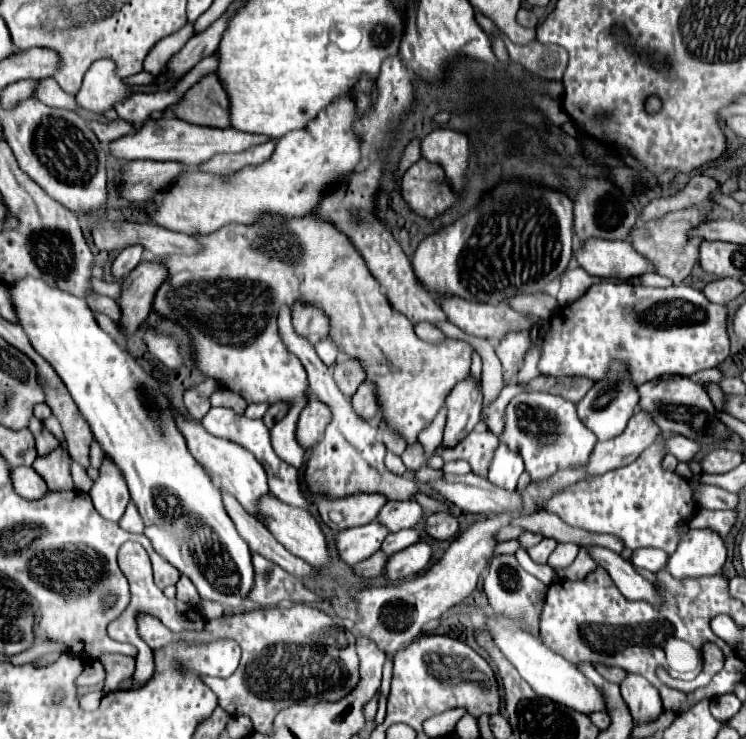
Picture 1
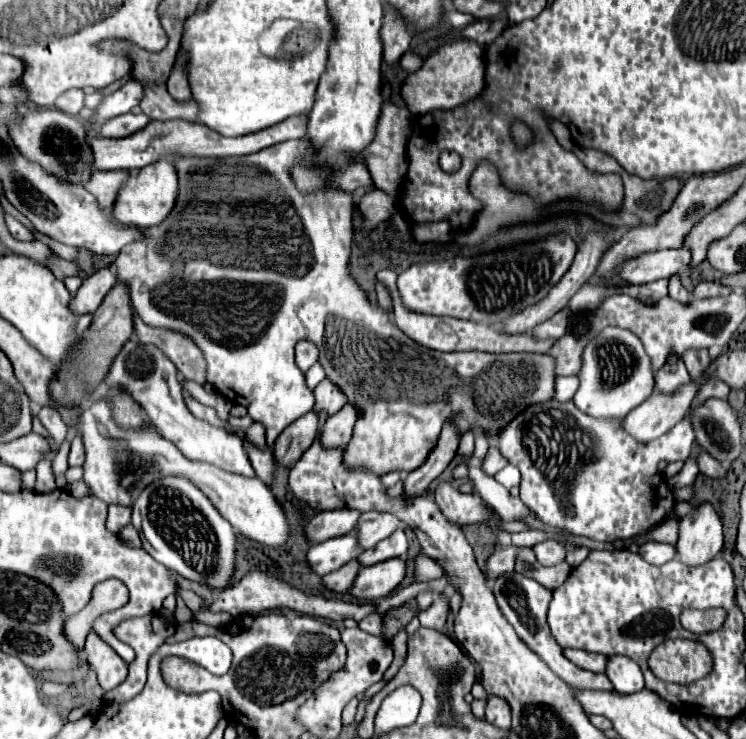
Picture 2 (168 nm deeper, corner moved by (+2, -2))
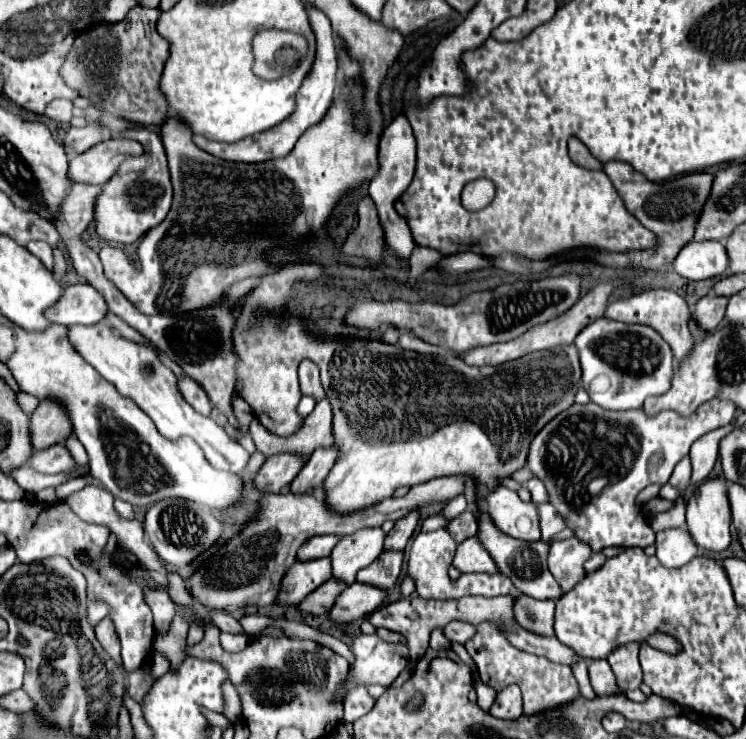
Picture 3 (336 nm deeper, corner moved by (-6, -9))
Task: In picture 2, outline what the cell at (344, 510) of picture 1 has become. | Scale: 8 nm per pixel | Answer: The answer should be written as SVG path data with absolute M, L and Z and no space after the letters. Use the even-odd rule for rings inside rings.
M350 508L318 512L306 526L306 538L310 542L324 542L330 538L344 536L356 528L358 518L360 518L360 512Z

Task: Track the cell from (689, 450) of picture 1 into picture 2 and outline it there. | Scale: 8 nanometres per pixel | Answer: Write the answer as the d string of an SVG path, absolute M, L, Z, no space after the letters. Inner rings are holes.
M700 452L700 454L696 456L696 462L698 462L700 472L704 472L704 474L710 476L710 478L722 478L722 476L726 474L724 466L722 466L716 458L712 458L708 452Z

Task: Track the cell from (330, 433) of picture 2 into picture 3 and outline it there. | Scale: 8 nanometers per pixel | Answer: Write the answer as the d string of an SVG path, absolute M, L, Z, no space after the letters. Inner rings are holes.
M334 447L316 449L308 459L308 463L302 467L302 471L296 475L296 479L290 483L290 491L304 493L304 491L312 491L312 487L322 485L322 481L326 479L326 475L330 473L336 461L336 455L338 453Z

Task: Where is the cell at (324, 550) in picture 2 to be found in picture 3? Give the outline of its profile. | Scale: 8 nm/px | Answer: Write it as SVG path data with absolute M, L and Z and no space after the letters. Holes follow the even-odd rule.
M316 559L300 563L296 561L288 575L284 575L280 583L280 591L276 597L278 605L298 605L308 593L320 587L324 581L330 579L330 559Z

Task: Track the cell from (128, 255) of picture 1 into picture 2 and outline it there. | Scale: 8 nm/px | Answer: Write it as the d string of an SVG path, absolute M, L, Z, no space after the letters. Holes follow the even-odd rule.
M110 268L98 270L96 274L92 274L90 278L86 278L82 282L80 290L72 298L72 310L76 314L94 312L116 282L118 282L118 278L116 278L116 274Z

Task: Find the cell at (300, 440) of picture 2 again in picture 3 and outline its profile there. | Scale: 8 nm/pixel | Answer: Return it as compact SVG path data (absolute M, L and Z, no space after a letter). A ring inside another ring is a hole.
M278 453L264 461L262 469L254 477L254 485L264 493L280 493L304 467L306 459L298 455Z

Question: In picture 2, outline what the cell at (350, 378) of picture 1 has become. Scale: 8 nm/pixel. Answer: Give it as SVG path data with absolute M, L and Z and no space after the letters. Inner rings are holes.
M328 378L322 380L322 382L314 388L314 398L316 398L314 412L326 410L330 416L332 416L334 412L338 412L338 410L346 404L344 392L340 392L340 388L336 388L336 384L332 384Z

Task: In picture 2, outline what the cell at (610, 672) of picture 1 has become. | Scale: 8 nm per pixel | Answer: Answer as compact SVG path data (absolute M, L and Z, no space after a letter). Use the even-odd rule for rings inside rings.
M564 648L564 656L568 656L568 660L572 660L576 666L596 672L596 674L604 674L606 672L606 656L600 654L592 654L592 652L584 652L584 650L572 650L572 648Z

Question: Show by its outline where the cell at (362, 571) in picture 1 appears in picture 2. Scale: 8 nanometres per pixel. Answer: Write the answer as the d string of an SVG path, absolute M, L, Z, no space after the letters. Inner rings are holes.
M352 560L352 562L344 564L340 570L326 574L324 584L326 584L326 588L336 590L336 592L348 592L360 570L362 570L362 564L358 564L358 560Z

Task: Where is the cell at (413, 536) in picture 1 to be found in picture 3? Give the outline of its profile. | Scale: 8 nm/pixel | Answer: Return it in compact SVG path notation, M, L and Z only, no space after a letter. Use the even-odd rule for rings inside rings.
M384 551L378 559L374 559L374 563L358 571L356 581L380 587L382 591L390 591L398 579L400 567L402 567L402 551Z

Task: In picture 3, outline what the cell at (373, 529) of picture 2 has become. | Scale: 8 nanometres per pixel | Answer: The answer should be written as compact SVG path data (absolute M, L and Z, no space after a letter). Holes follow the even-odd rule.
M360 529L352 535L340 537L340 543L332 549L332 577L346 585L356 581L356 573L368 567L384 547L384 531L376 529Z

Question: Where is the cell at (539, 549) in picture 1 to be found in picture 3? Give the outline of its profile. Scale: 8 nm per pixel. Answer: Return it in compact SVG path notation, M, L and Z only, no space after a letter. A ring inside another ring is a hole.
M578 537L554 541L550 545L550 555L548 555L548 567L562 587L562 593L572 591L580 579L584 579L584 563L590 559L592 549L584 545Z

